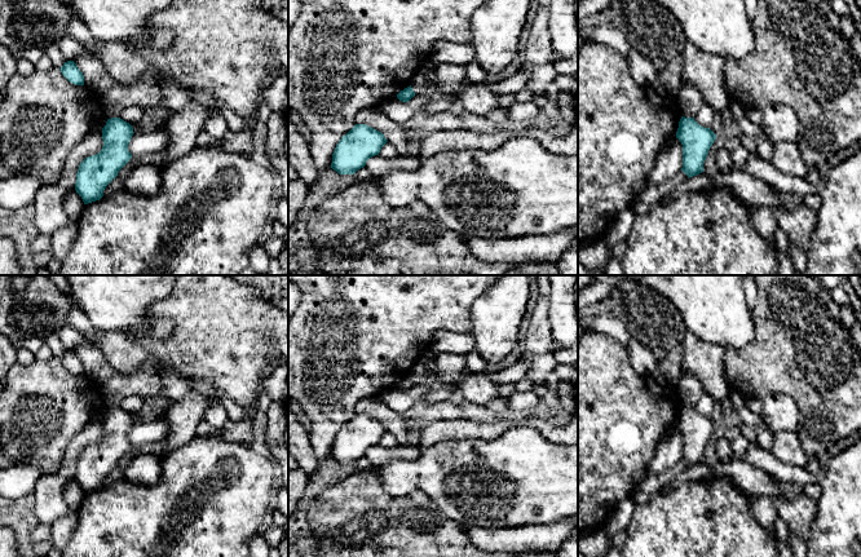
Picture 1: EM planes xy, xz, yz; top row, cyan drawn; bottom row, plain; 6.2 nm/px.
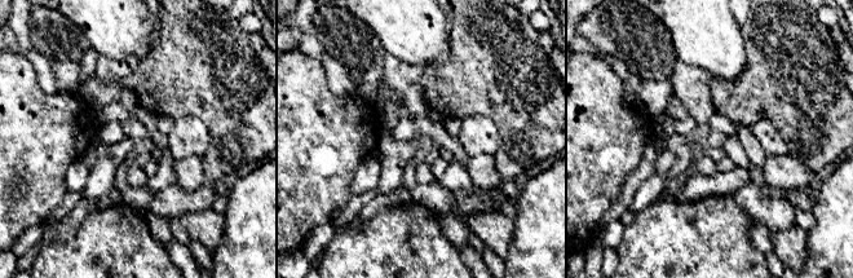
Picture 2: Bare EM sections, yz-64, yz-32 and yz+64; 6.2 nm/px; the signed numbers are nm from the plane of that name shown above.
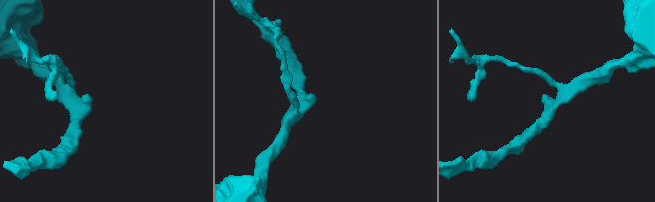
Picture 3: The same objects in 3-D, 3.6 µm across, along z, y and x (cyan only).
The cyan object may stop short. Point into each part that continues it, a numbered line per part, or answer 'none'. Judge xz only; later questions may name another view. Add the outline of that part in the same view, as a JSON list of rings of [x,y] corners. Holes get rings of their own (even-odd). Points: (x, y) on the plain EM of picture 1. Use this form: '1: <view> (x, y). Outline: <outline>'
none

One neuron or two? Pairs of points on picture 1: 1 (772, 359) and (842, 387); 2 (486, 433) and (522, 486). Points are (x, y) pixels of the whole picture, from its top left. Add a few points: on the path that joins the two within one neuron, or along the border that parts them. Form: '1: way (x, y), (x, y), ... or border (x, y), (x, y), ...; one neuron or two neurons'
1: way (789, 359), (809, 359), (825, 375); one neuron
2: border (519, 425), (510, 427), (491, 438), (460, 440); two neurons

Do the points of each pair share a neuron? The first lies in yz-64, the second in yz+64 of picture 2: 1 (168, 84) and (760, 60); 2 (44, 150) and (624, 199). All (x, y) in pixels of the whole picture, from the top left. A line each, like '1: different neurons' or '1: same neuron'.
1: same neuron
2: different neurons

